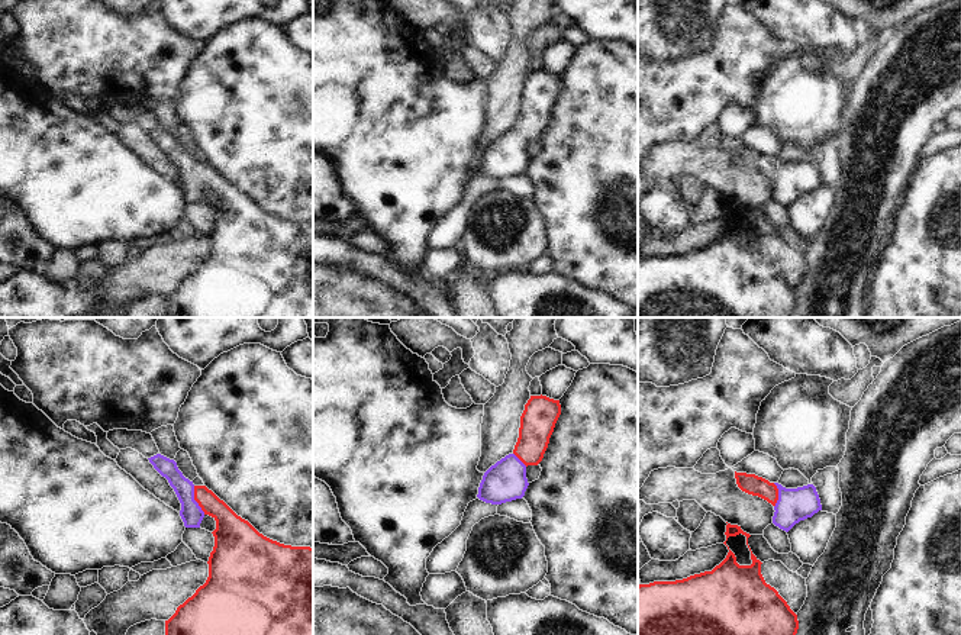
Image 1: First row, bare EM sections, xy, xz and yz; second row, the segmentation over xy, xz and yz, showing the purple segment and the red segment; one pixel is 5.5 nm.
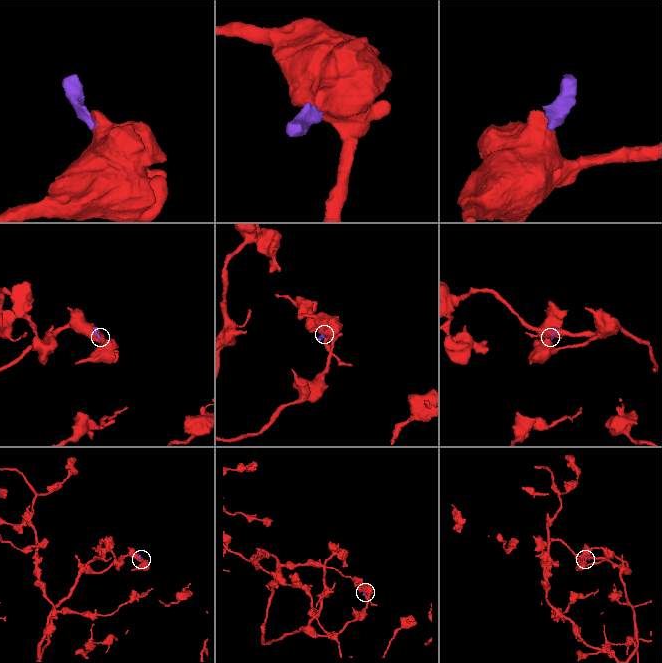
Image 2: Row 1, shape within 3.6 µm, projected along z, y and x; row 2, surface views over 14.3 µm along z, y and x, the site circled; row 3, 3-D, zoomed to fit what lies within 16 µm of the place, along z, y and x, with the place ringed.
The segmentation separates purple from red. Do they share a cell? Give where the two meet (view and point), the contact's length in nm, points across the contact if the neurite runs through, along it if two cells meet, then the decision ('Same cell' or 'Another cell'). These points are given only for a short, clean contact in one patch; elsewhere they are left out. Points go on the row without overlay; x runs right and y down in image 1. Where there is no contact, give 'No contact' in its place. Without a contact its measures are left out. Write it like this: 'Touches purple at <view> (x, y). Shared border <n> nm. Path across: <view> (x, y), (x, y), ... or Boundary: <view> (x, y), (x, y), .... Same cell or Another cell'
Touches purple at xy (194, 176). Shared border 170 nm. Path across: xy (192, 189), (194, 176), (206, 177), (229, 205). Same cell.

